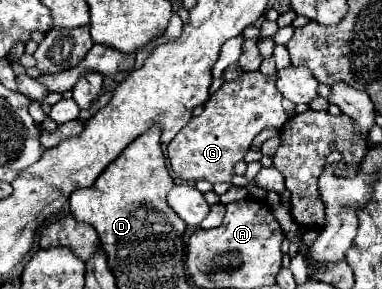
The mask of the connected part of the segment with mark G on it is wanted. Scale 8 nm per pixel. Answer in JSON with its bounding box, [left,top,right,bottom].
[167,71,289,183]

